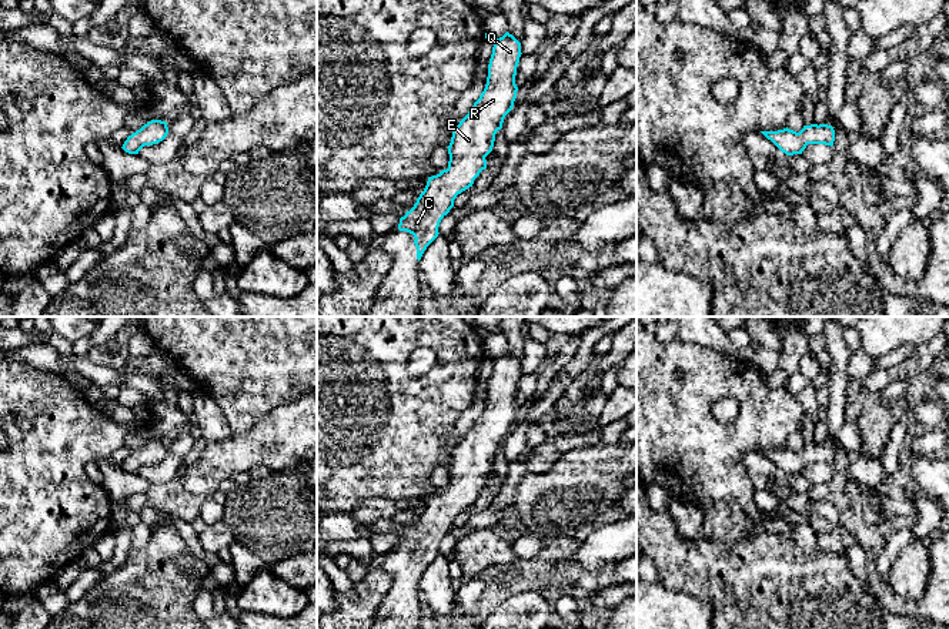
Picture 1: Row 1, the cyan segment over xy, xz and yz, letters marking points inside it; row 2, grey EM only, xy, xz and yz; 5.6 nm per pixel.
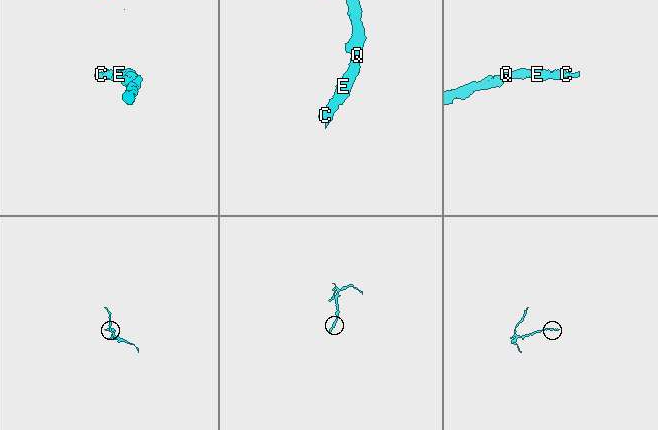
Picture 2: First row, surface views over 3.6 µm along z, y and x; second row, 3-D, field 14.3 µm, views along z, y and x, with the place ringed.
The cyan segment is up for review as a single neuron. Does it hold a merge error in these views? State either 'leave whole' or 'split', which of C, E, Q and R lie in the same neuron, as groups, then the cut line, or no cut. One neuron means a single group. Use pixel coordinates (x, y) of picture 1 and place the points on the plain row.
leave whole | C E Q R | no cut

